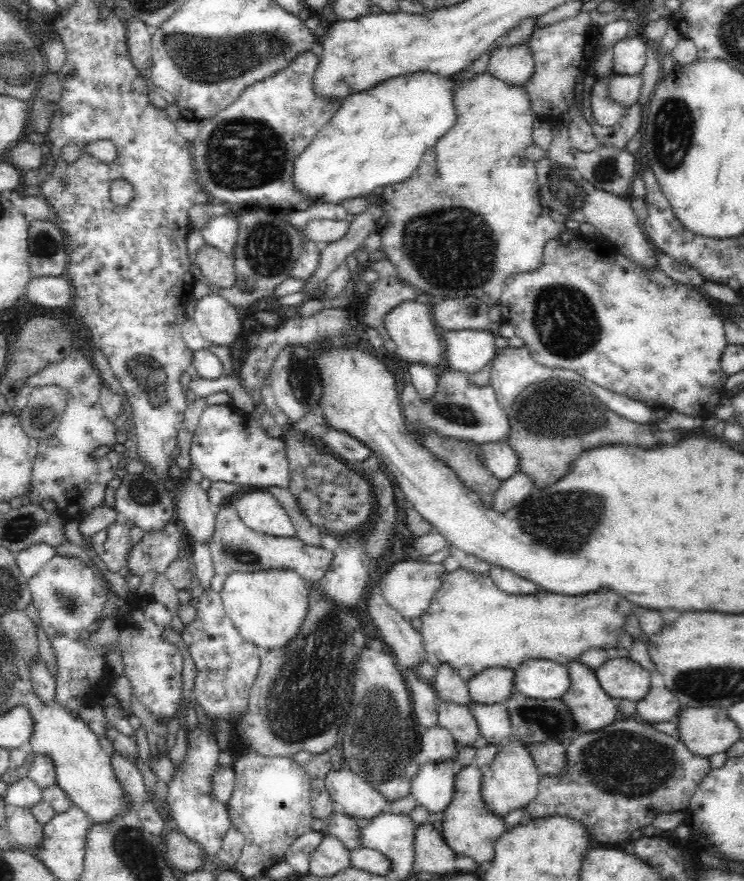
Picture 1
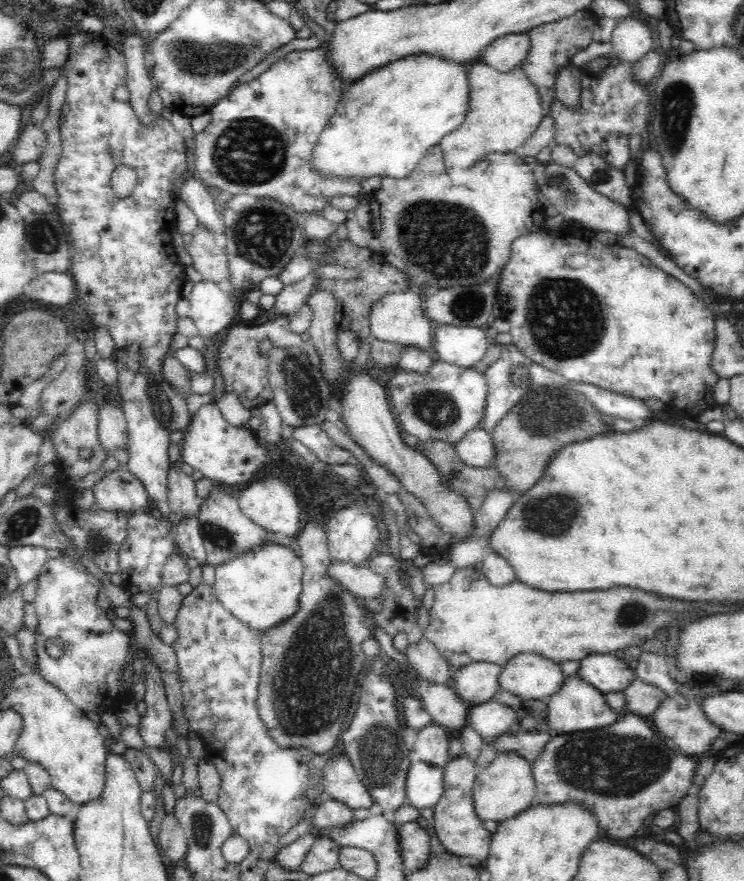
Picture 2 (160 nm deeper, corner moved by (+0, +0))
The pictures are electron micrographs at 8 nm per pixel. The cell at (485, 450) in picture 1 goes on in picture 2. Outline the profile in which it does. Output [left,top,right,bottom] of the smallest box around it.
[454,428,494,466]

